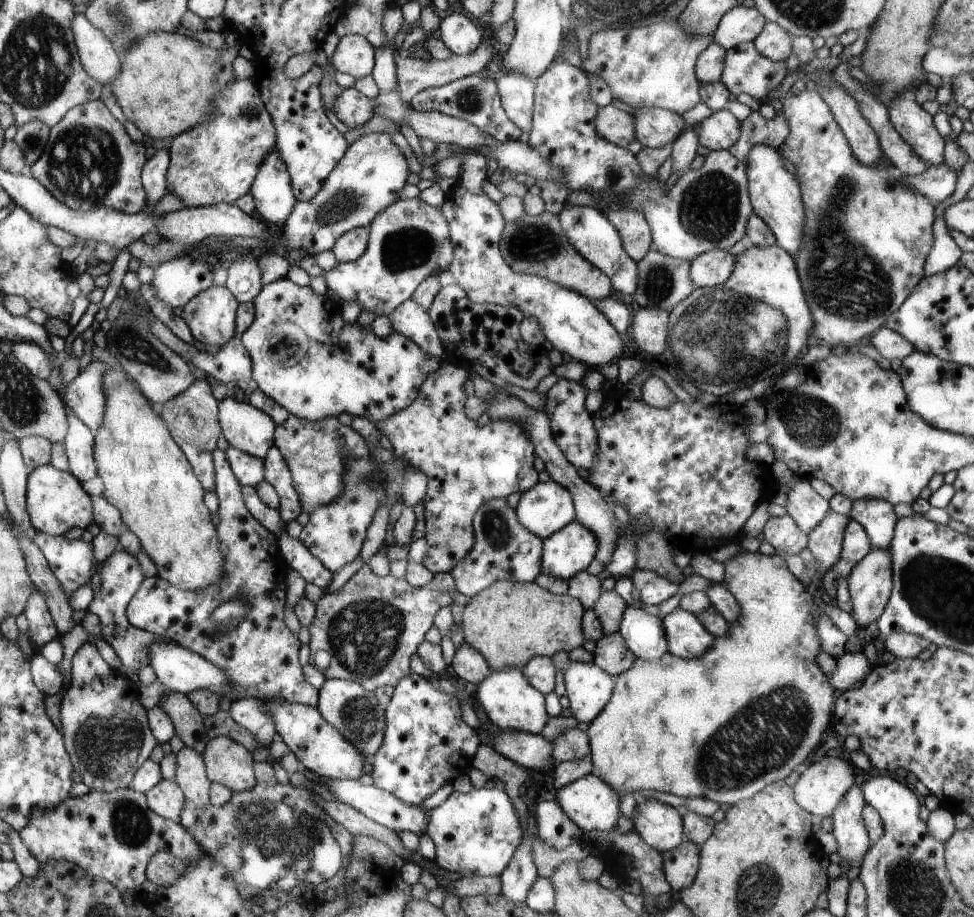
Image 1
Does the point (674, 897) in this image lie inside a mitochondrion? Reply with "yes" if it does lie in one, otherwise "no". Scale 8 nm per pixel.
no

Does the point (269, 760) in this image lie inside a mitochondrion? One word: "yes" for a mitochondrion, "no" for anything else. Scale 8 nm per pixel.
no

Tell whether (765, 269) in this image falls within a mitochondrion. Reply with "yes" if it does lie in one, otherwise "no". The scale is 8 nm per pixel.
no

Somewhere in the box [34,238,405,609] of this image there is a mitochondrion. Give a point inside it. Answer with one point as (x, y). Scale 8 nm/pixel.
(137, 347)

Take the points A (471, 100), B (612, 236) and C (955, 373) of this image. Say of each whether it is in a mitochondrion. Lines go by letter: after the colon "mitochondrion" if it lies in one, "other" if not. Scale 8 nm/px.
A: mitochondrion
B: other
C: other

